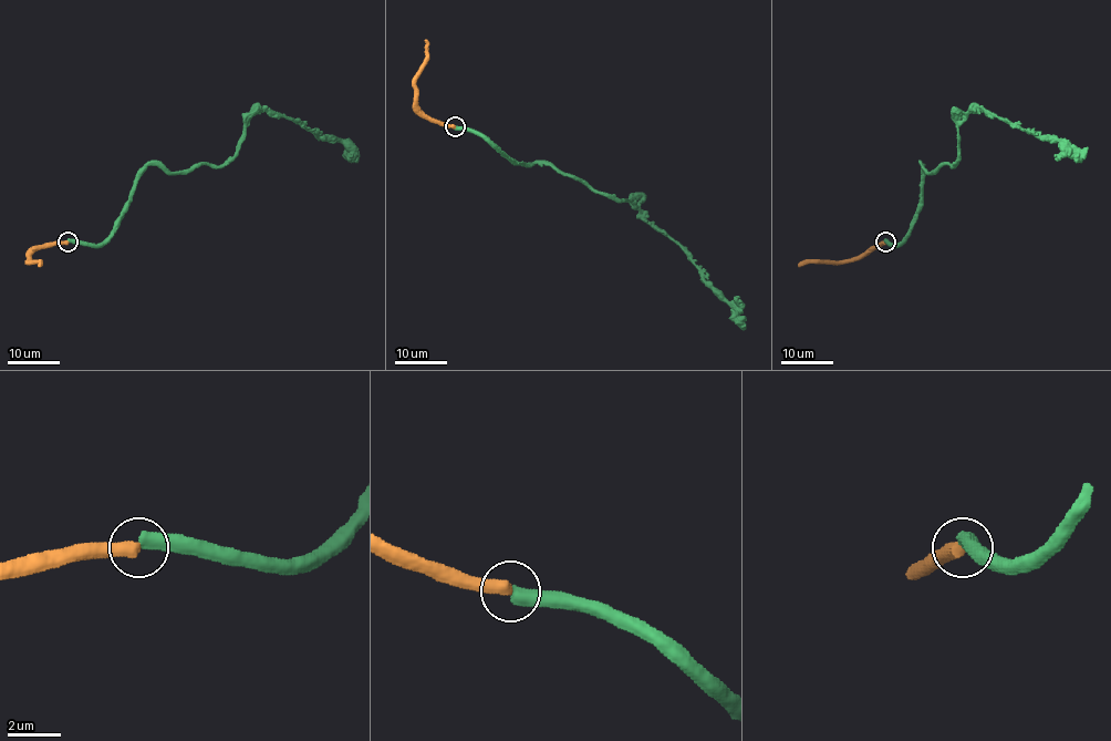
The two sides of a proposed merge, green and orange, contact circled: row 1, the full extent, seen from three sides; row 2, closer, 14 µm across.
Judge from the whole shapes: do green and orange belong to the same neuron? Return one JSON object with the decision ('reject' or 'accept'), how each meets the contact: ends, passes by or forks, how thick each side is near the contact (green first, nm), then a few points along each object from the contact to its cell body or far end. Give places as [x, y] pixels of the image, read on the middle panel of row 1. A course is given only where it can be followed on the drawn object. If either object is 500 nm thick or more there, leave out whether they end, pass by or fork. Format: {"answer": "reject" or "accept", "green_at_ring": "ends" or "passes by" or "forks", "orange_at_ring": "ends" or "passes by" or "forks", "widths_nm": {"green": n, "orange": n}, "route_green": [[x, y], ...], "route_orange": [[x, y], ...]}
{"answer": "reject", "widths_nm": {"green": 500, "orange": 460}, "route_green": [[455, 126], [479, 132], [516, 163], [549, 163], [593, 189], [632, 199], [647, 222], [682, 248], [745, 329]], "route_orange": [[455, 126], [432, 121], [417, 104], [415, 74], [426, 58], [425, 40]]}

